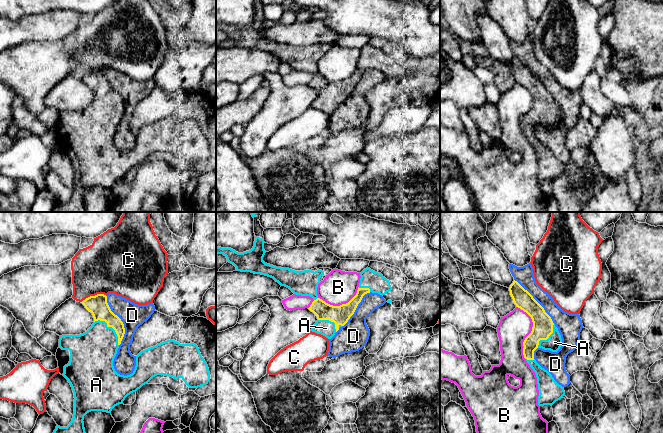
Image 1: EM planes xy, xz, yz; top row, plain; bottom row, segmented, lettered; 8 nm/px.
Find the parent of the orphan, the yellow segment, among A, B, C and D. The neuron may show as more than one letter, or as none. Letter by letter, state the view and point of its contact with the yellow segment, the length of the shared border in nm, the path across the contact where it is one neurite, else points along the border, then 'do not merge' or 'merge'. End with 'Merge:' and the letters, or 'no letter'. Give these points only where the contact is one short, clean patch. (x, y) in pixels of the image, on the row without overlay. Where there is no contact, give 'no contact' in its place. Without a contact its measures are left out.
A: meets yellow in xy at (112, 103); contact 280 nm long; merge
B: meets yellow in xz at (340, 81); contact 340 nm long; do not merge
C: meets yellow in xy at (93, 72); contact 220 nm long; border along xy (106, 71), (90, 71), (81, 78); do not merge
D: meets yellow in xy at (121, 97); contact 420 nm long; do not merge
Merge: A

